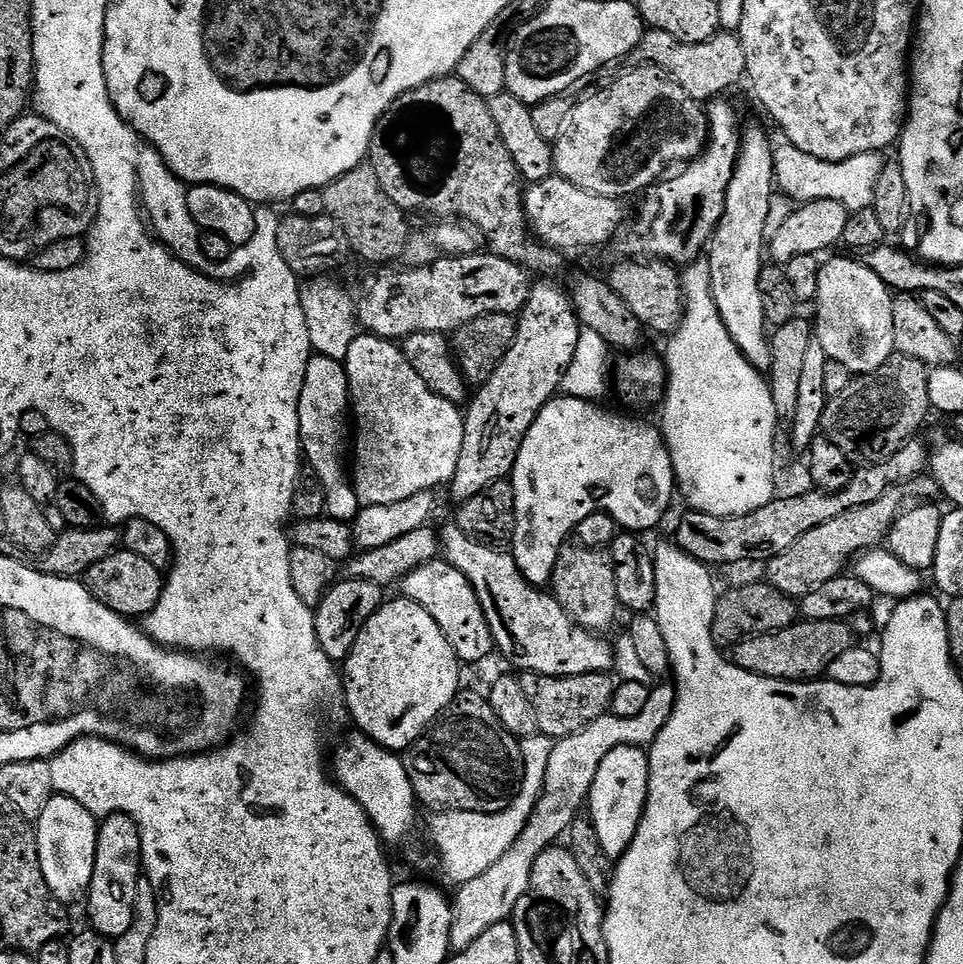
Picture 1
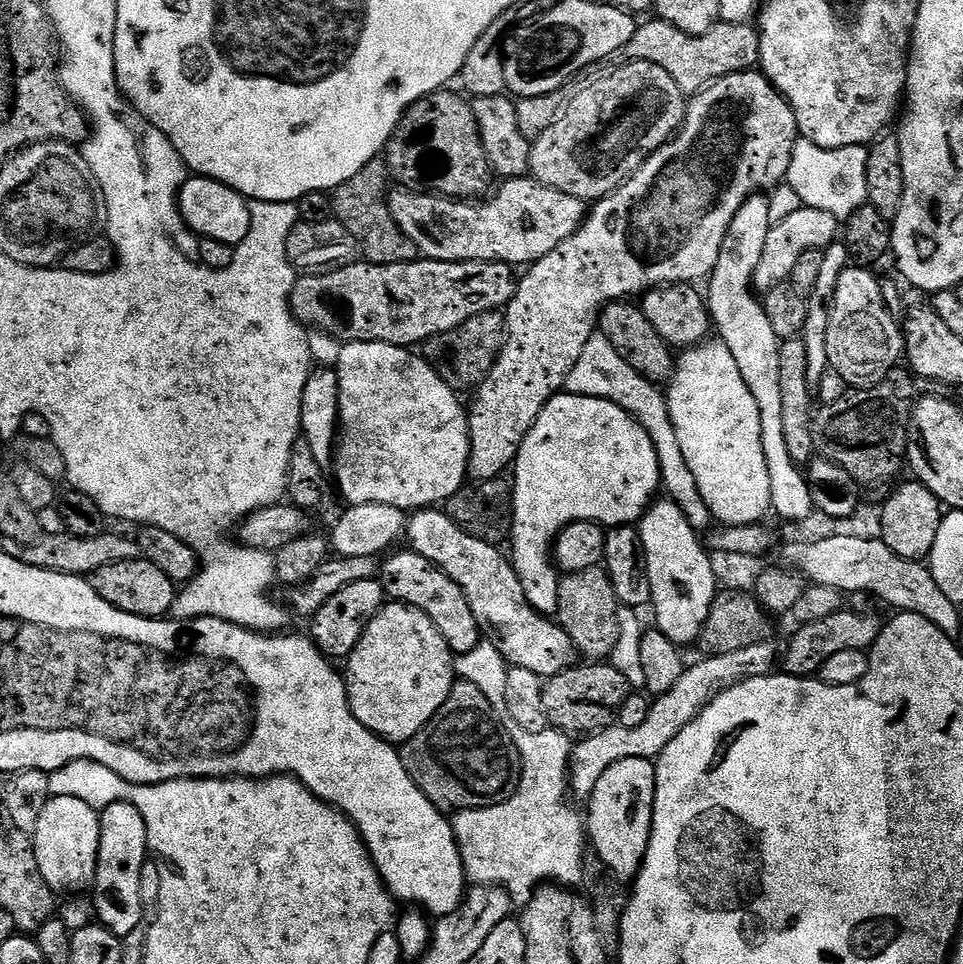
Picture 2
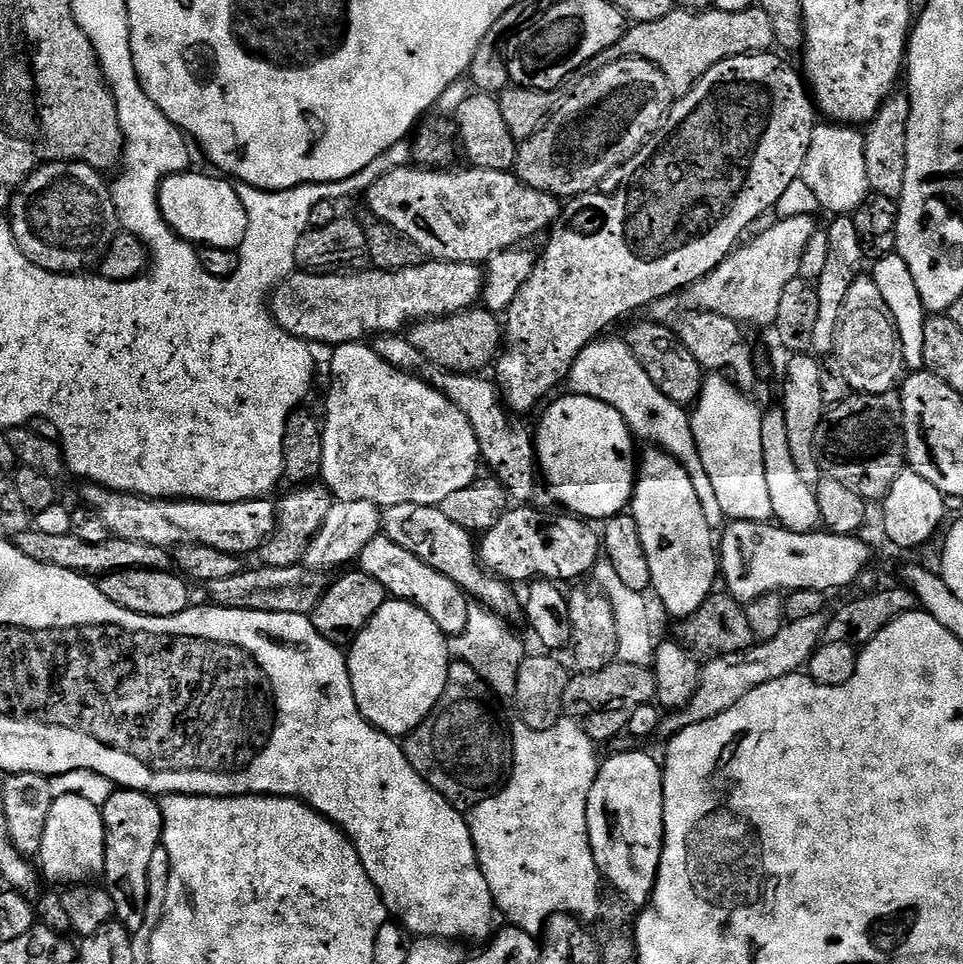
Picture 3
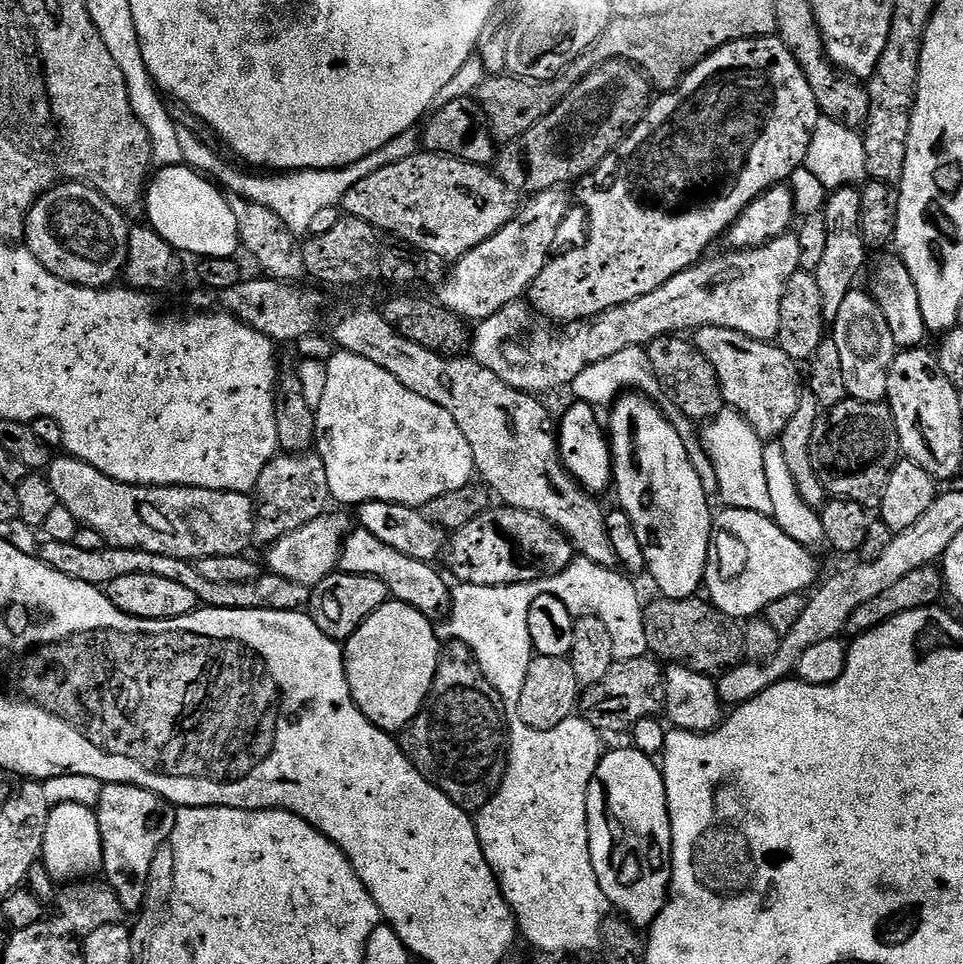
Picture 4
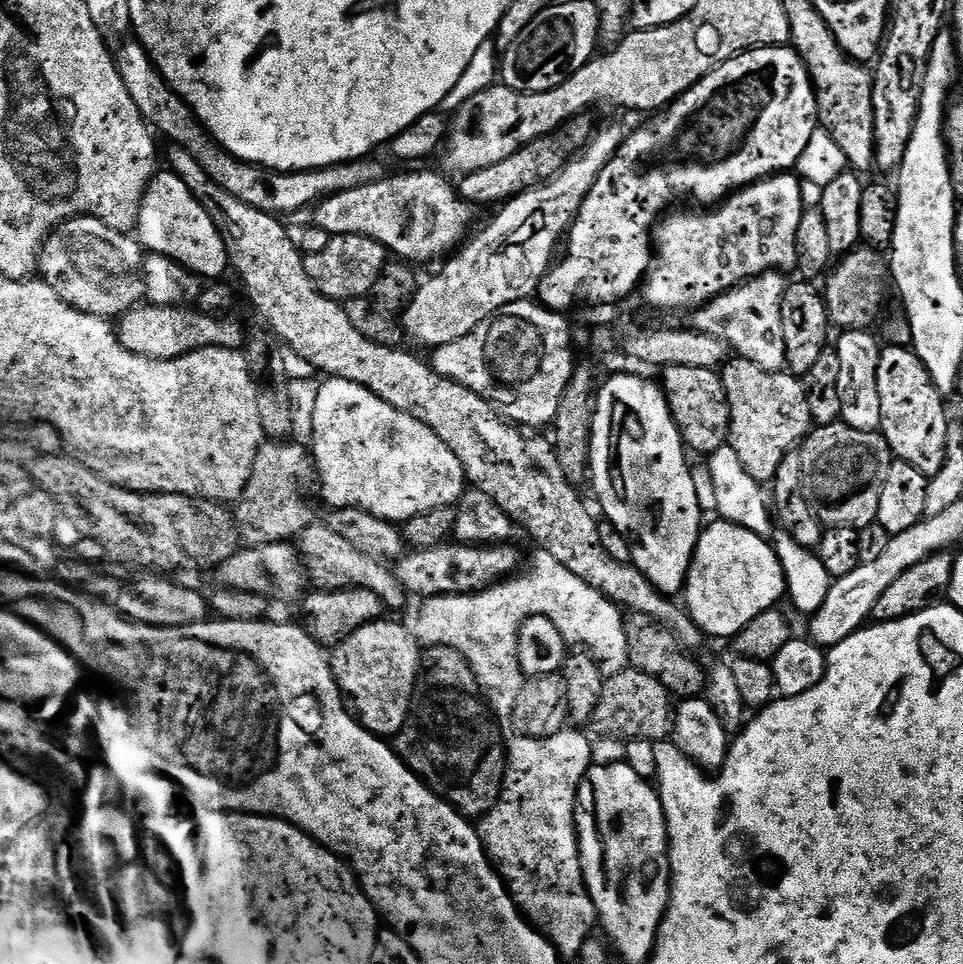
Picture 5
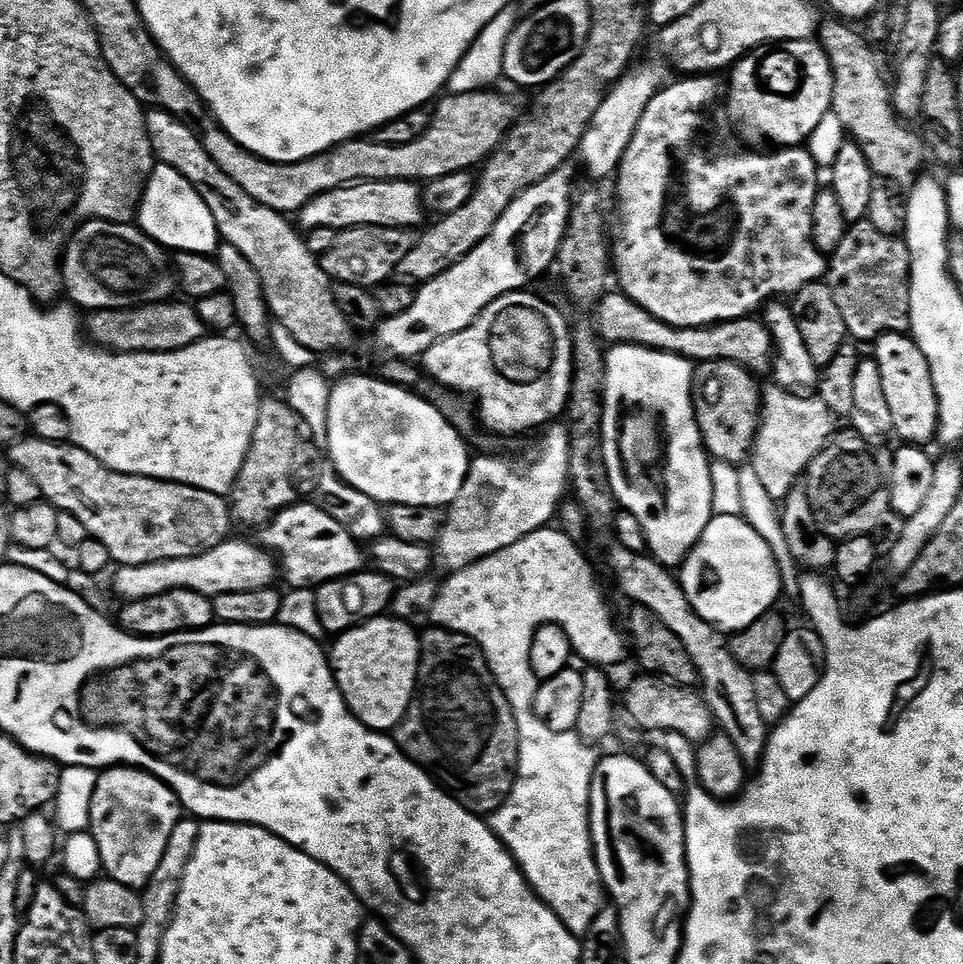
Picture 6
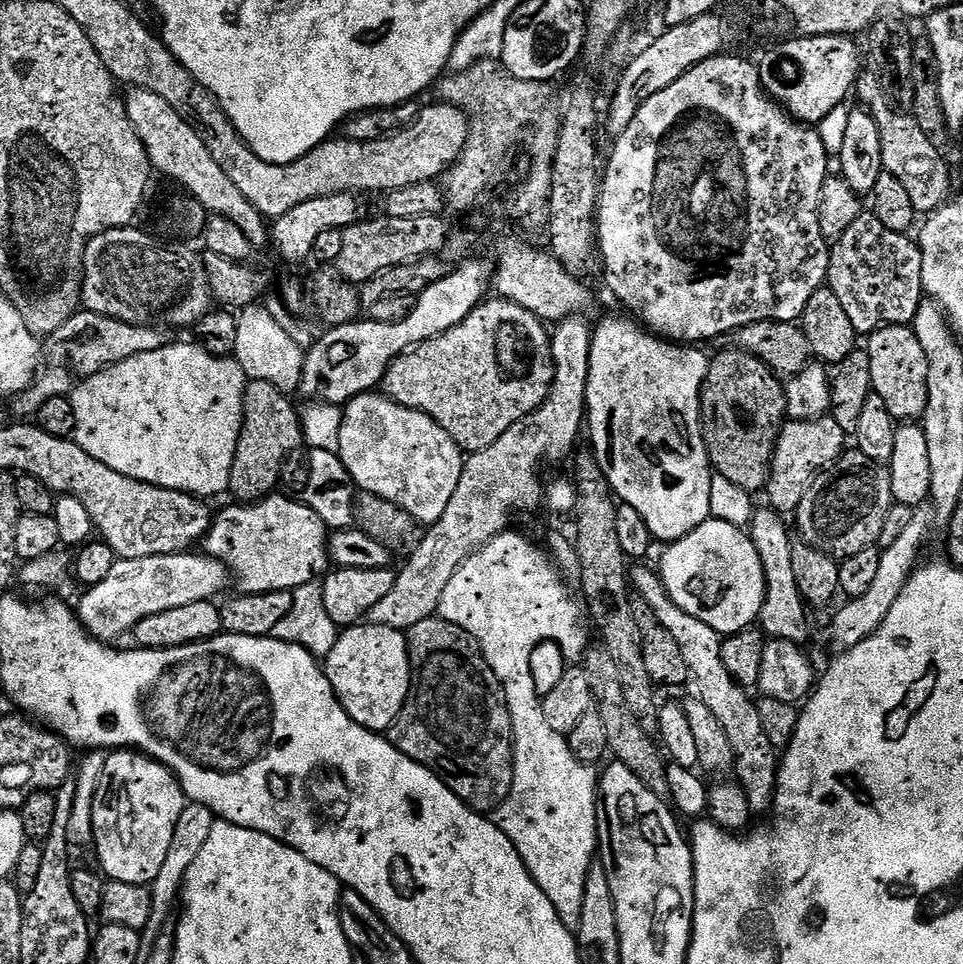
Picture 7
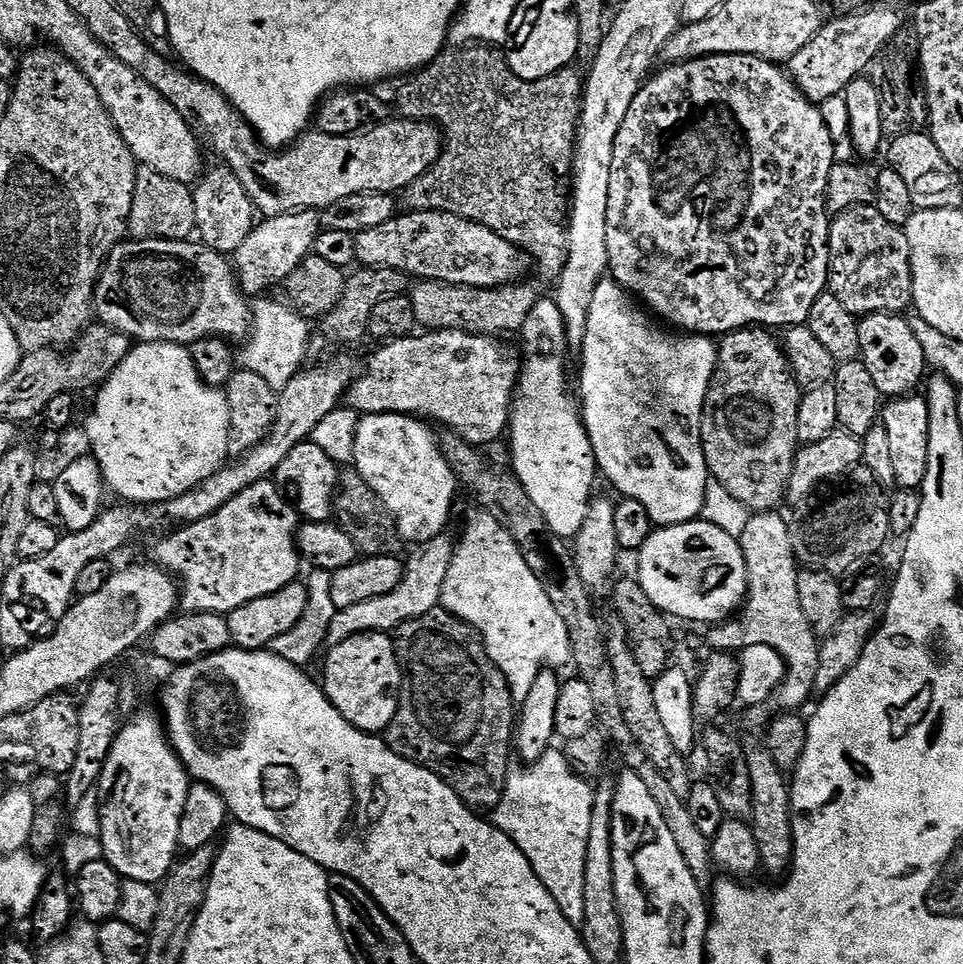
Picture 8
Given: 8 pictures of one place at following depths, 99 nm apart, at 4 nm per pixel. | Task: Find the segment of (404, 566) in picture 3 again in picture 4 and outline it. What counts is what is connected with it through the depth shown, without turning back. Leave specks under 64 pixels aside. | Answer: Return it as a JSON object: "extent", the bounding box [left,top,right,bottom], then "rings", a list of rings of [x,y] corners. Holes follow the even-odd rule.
{"extent":[338,526,451,619],"rings":[[[361,526],[349,532],[344,539],[338,568],[341,572],[378,578],[378,582],[387,586],[393,599],[414,606],[429,619],[441,619],[451,611],[451,587],[434,570],[436,568],[431,563],[418,561],[394,550]]]}

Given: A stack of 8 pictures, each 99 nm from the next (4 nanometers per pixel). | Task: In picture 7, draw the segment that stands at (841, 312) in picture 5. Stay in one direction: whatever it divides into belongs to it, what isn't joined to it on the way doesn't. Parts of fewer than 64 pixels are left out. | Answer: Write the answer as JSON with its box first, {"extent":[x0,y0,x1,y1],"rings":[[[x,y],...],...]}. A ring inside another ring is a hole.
{"extent":[826,214,926,334],"rings":[[[871,214],[860,216],[831,245],[826,284],[838,294],[857,334],[871,334],[891,324],[911,325],[926,300],[919,243],[911,235],[886,230]]]}

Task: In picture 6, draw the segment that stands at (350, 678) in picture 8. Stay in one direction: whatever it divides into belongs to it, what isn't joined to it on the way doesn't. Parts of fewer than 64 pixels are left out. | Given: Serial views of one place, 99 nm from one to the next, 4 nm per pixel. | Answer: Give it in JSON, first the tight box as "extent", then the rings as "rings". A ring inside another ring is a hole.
{"extent":[330,614,420,733],"rings":[[[391,614],[367,620],[349,632],[341,632],[335,637],[330,648],[330,663],[338,690],[346,702],[348,710],[374,732],[391,733],[402,722],[406,710],[416,692],[416,679],[420,669],[420,638],[417,629],[412,629],[409,621]]]}

